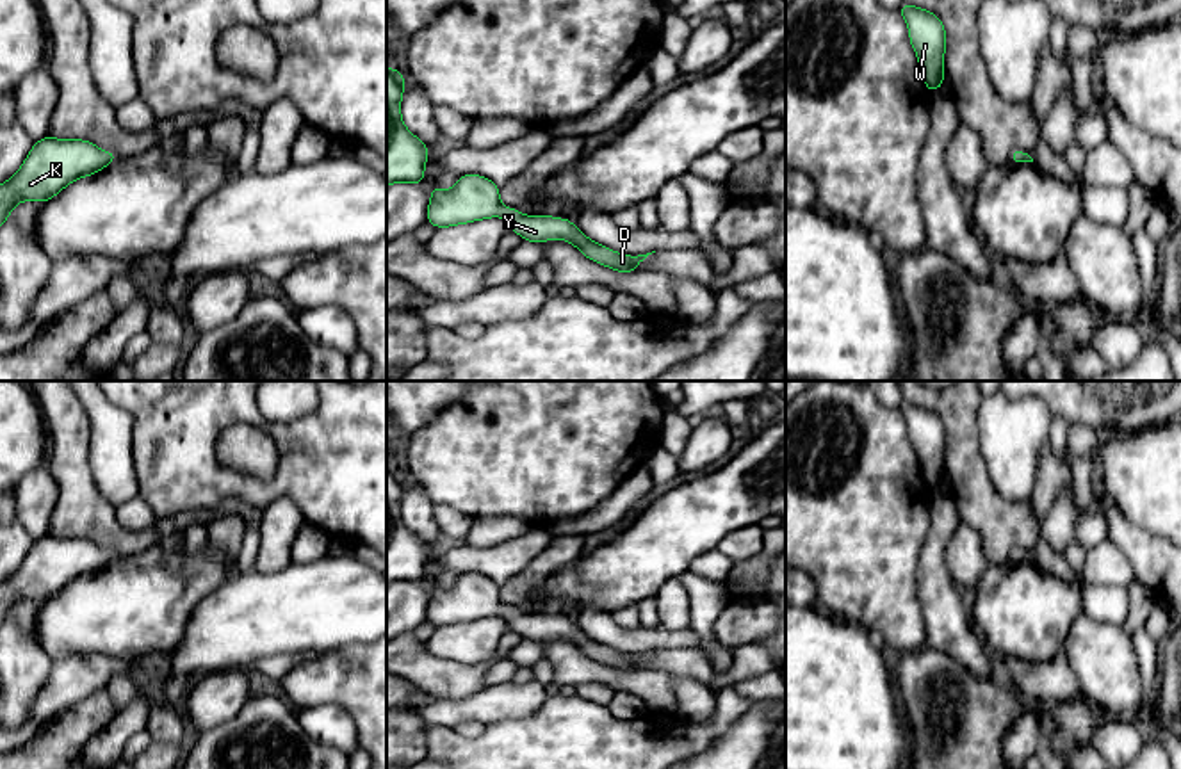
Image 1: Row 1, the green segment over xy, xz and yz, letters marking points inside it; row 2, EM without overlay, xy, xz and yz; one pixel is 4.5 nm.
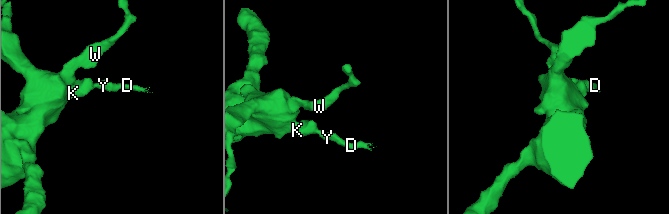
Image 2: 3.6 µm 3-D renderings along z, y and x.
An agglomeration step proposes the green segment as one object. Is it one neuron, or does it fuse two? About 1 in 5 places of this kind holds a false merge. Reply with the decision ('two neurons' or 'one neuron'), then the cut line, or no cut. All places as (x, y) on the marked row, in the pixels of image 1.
one neuron | no cut

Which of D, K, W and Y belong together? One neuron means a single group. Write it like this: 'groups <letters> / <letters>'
groups D K W Y

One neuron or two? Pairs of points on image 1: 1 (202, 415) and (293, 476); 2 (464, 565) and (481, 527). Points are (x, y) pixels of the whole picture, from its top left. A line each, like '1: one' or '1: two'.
1: one
2: two

